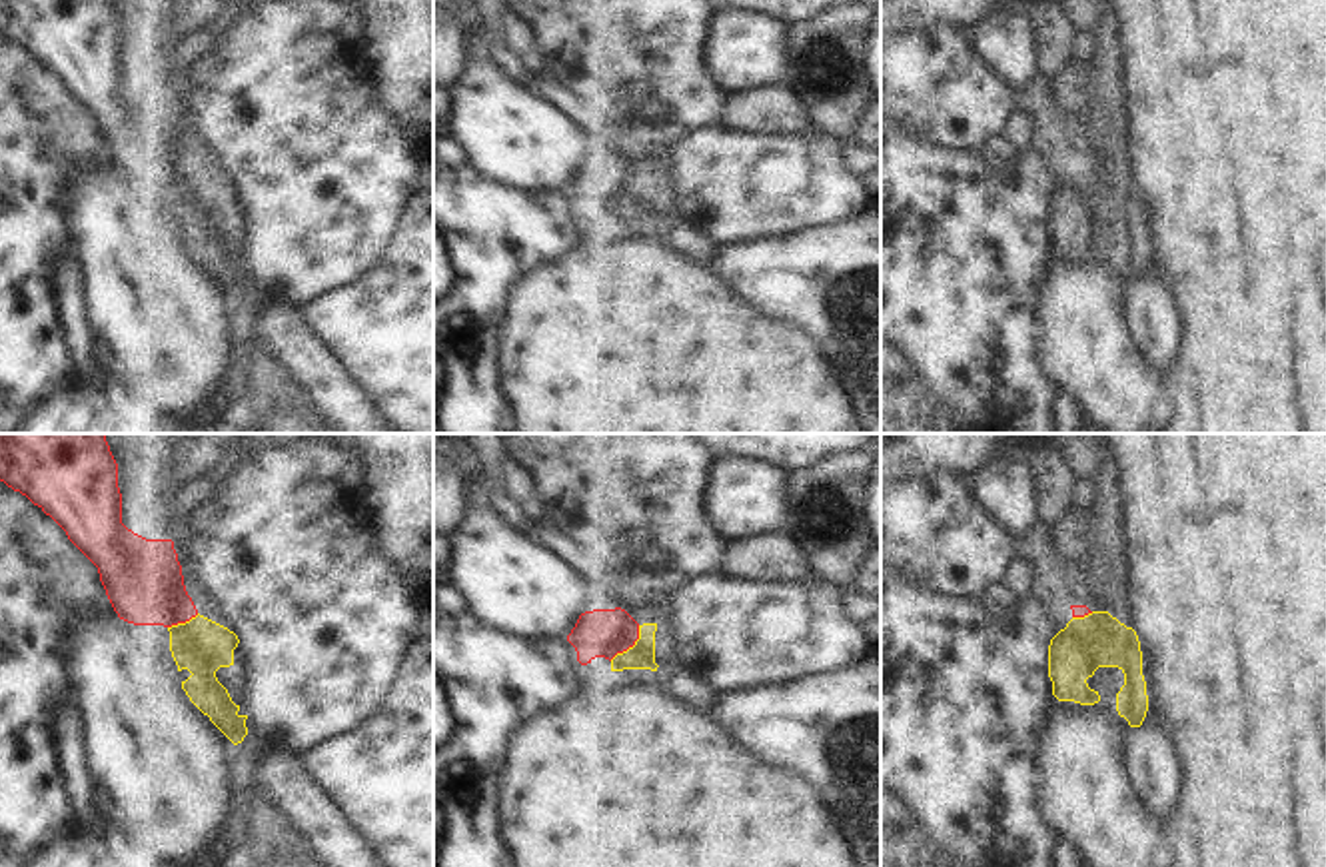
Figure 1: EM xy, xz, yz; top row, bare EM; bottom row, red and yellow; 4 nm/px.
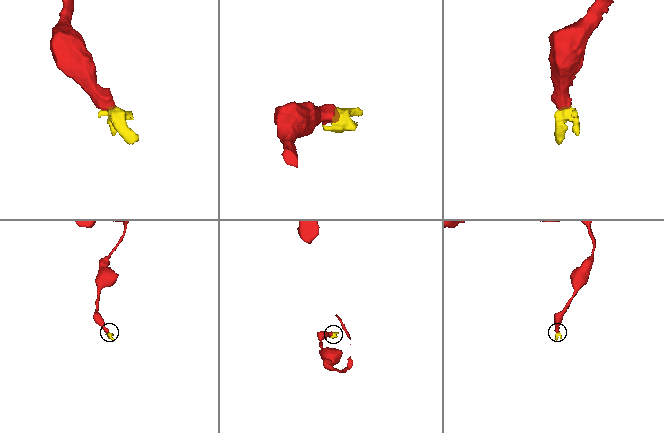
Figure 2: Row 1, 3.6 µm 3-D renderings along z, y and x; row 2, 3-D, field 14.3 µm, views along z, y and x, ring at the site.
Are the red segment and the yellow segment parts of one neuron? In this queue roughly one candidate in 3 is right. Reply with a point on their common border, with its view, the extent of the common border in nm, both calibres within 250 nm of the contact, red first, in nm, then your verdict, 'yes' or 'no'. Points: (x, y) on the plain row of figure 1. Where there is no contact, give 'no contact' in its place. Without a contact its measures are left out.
contact xz (630, 198); length 190 nm; calibres 190 and 110 nm; yes

